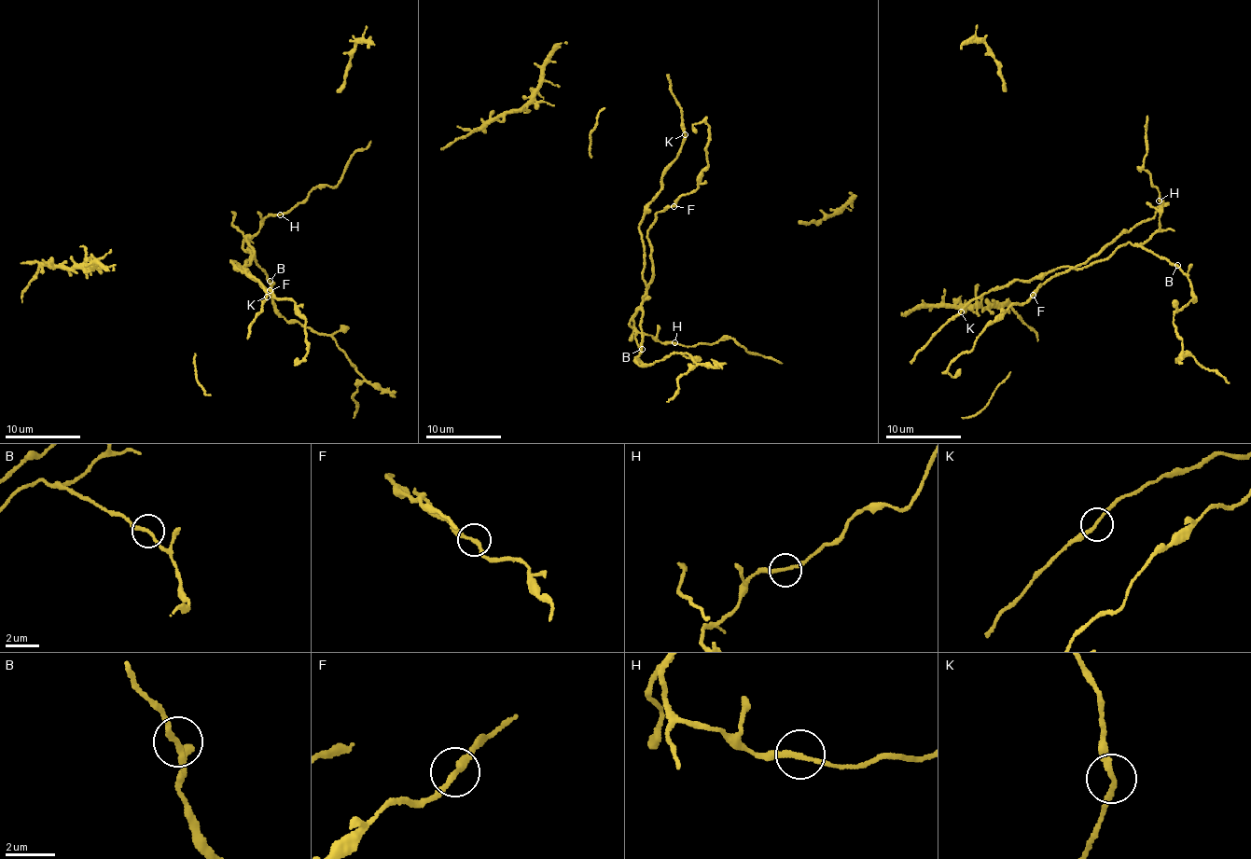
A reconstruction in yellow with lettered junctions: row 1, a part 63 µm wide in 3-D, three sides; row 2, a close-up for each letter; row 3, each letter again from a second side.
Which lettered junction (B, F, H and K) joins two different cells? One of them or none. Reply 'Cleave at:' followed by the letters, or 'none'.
Cleave at: B

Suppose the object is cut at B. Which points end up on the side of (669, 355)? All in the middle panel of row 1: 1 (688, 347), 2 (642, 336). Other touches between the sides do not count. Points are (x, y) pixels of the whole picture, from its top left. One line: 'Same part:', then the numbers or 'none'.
Same part: none

